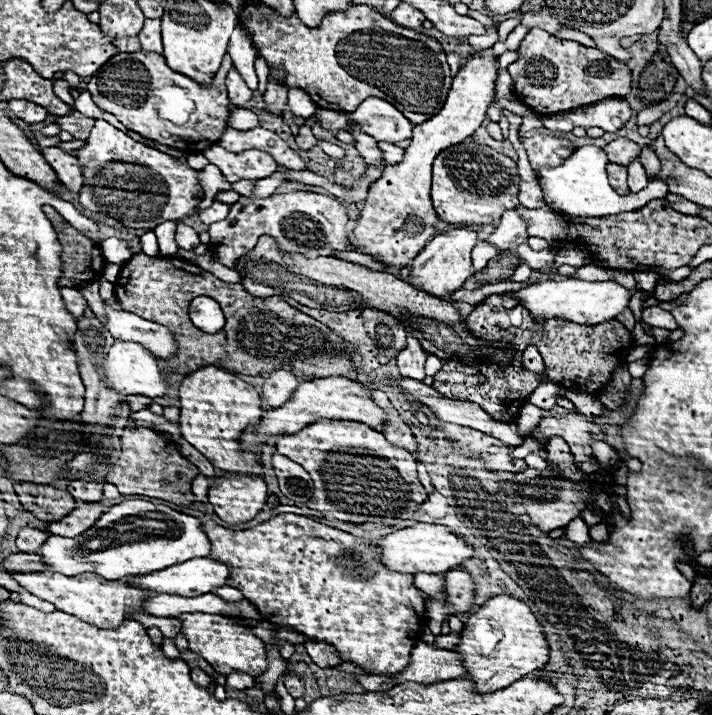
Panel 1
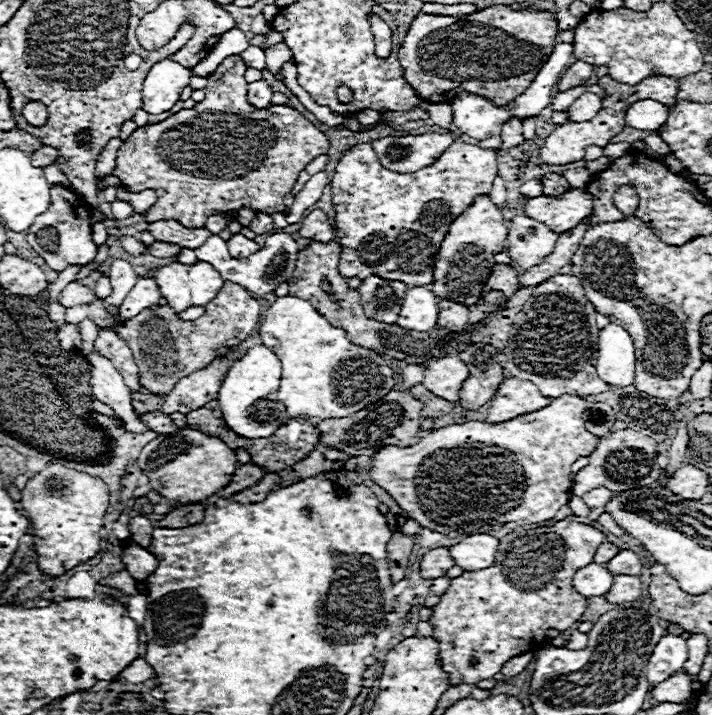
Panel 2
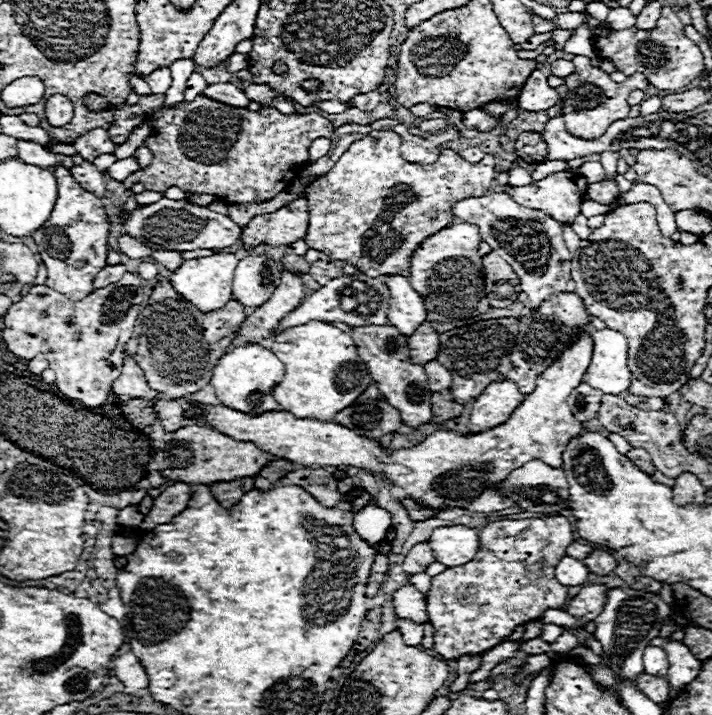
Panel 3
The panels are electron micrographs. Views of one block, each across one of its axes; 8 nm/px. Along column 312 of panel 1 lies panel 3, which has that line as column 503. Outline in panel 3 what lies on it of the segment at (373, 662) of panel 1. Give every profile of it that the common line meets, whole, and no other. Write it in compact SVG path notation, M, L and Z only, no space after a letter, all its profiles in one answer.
M550 516L550 526L544 518L498 520L484 524L480 530L480 554L464 566L454 566L432 578L428 592L428 620L434 626L434 650L444 660L458 660L464 654L484 654L504 642L516 626L542 618L548 608L562 610L568 602L568 588L554 578L554 568L564 558L566 548L574 540L572 522L564 516Z

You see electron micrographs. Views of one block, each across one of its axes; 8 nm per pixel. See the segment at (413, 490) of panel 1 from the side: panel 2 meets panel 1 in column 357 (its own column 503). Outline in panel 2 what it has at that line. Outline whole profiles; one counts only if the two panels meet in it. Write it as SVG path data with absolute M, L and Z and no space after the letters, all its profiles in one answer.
M562 394L560 398L552 398L550 406L544 406L544 410L522 414L520 418L512 418L508 422L488 424L470 420L464 424L450 424L438 430L430 430L412 446L380 448L370 458L370 478L424 528L428 528L428 522L458 528L460 524L476 520L486 524L516 522L518 526L550 520L570 500L572 464L580 456L590 456L600 442L600 438L584 430L584 408L584 398Z

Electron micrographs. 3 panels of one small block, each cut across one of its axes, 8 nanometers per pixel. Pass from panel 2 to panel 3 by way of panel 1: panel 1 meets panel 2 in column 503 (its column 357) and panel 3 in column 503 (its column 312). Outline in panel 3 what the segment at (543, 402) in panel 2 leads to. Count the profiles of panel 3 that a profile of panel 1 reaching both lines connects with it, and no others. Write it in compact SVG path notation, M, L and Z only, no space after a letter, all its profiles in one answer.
M498 380L486 386L484 394L474 400L470 414L470 432L476 434L480 430L488 430L492 426L504 424L510 414L524 402L524 394L510 380Z

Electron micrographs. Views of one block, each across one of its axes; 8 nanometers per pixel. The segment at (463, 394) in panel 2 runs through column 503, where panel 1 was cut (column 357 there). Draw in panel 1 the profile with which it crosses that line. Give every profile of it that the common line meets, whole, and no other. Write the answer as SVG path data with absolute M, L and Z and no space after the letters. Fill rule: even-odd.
M142 252L132 256L132 260L122 266L116 280L116 298L124 310L132 310L142 318L172 330L178 352L174 358L166 360L168 364L164 364L164 368L168 372L184 374L184 368L194 372L200 366L214 364L248 376L268 376L274 370L288 370L300 380L344 376L358 382L358 370L352 366L350 354L346 352L346 340L334 334L328 326L292 308L282 296L254 298L242 284L222 282L190 260L150 258ZM196 296L210 296L222 306L226 326L220 332L208 334L192 324L188 304Z

